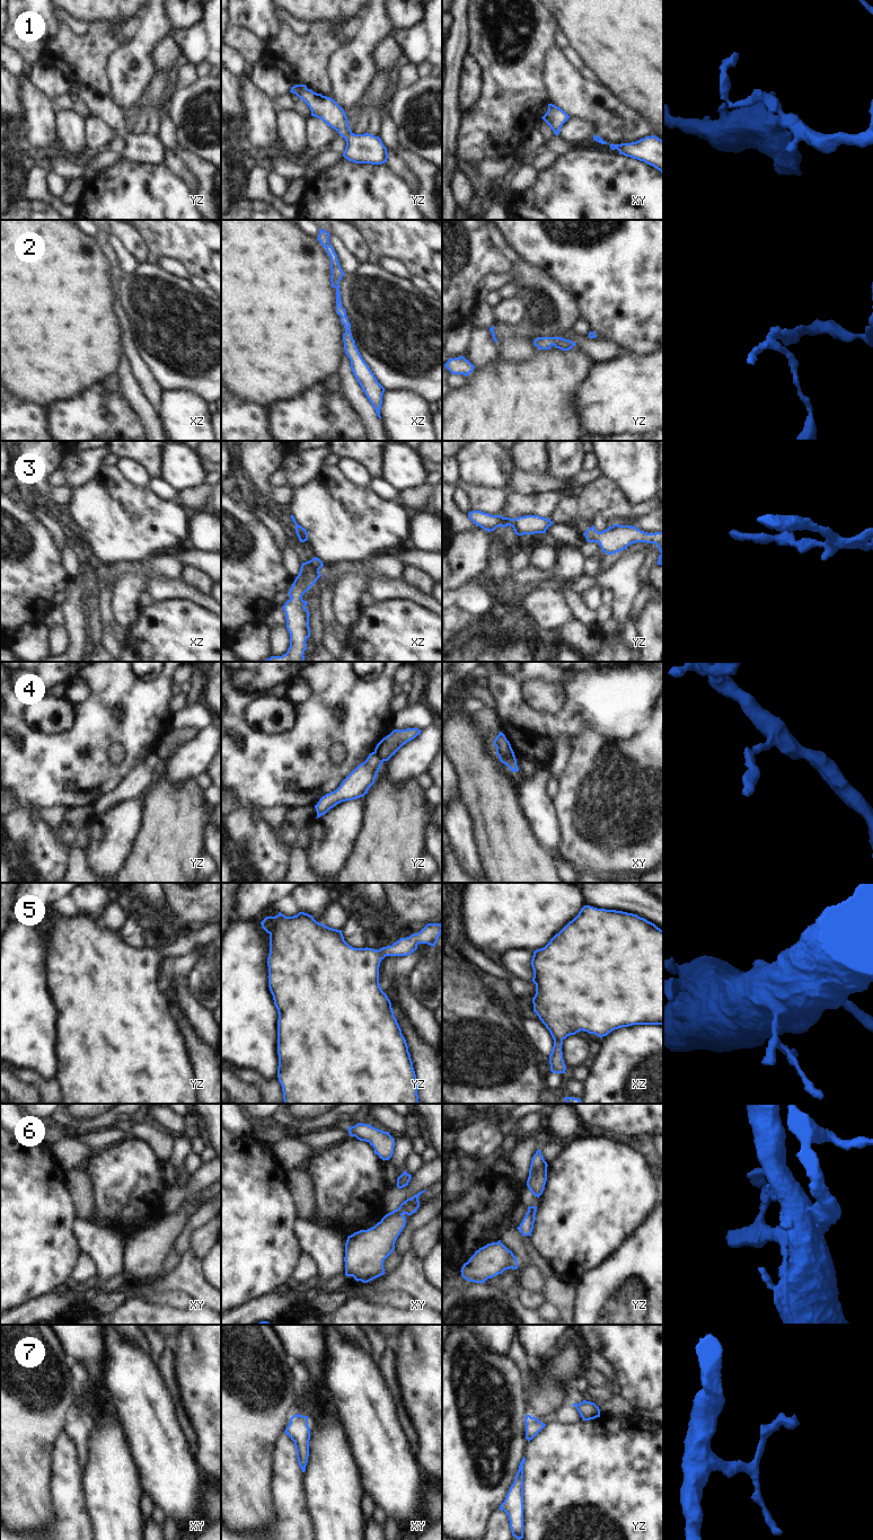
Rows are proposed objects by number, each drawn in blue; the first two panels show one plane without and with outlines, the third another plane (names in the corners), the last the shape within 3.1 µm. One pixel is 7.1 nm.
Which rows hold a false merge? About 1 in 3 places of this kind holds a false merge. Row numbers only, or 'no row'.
4

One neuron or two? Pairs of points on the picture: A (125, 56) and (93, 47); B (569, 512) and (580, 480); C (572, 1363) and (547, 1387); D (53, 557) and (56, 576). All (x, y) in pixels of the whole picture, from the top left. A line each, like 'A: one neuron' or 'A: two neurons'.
A: two neurons
B: two neurons
C: one neuron
D: one neuron

